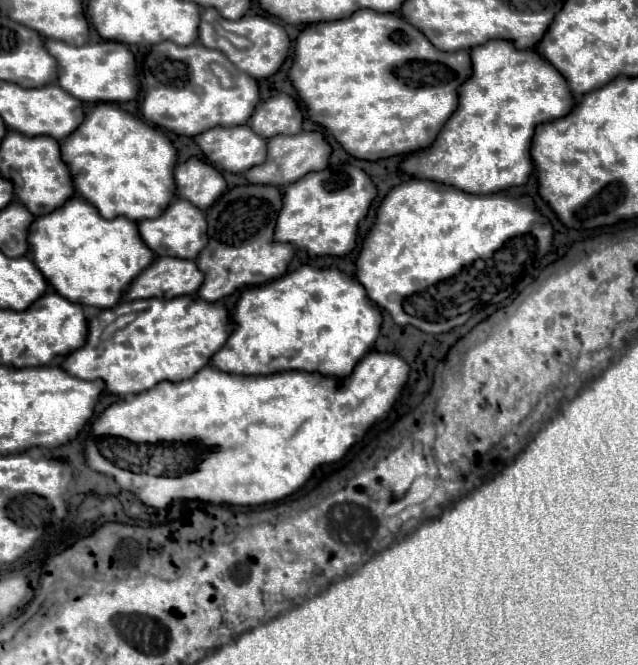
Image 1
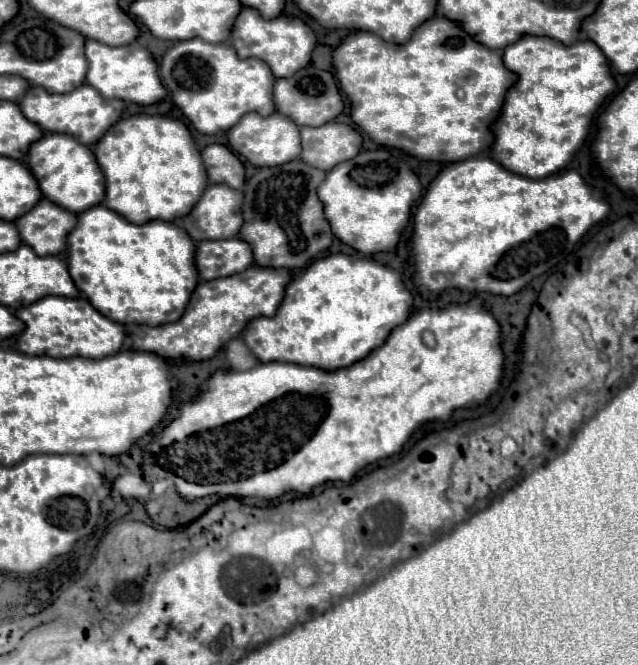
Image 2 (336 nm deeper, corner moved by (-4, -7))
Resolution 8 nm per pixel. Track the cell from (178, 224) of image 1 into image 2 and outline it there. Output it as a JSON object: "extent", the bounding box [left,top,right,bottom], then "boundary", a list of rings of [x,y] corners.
{"extent":[181,185,243,243],"boundary":[[[209,185],[181,225],[197,243],[235,237],[243,225],[241,201],[243,191],[229,189],[229,185]]]}

